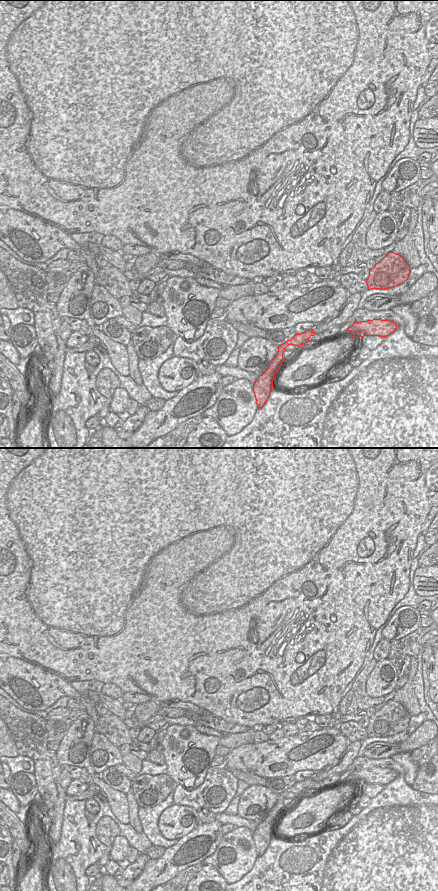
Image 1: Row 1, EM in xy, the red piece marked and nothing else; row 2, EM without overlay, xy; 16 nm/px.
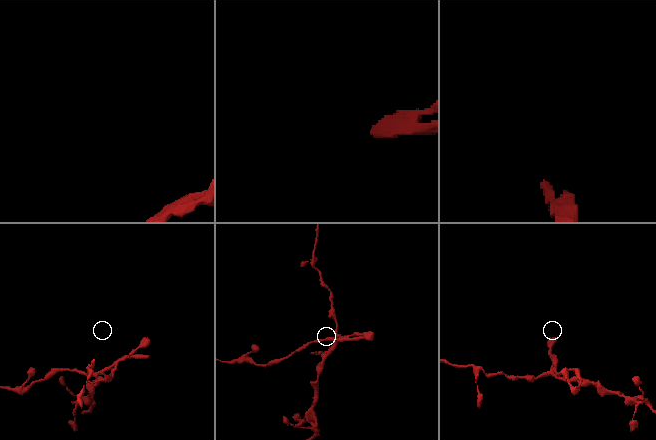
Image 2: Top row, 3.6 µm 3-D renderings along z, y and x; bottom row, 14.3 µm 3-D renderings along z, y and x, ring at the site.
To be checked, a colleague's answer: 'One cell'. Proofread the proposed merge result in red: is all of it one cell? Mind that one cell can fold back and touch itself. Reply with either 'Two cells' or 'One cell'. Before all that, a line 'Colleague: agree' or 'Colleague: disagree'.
Colleague: disagree
Two cells.

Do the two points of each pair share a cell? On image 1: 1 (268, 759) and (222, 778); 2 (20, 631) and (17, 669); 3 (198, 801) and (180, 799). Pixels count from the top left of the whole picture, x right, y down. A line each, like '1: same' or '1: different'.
1: different
2: different
3: same

